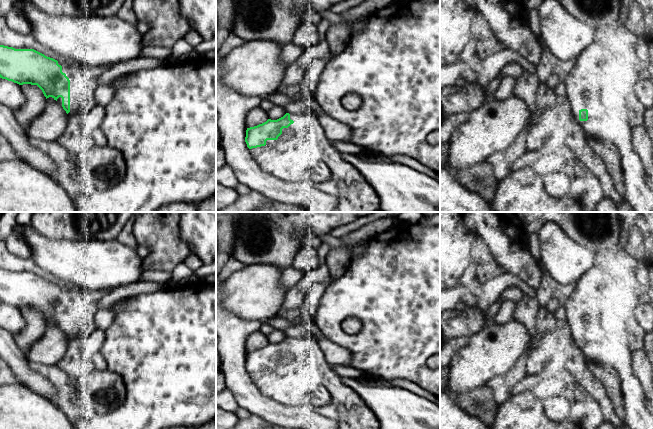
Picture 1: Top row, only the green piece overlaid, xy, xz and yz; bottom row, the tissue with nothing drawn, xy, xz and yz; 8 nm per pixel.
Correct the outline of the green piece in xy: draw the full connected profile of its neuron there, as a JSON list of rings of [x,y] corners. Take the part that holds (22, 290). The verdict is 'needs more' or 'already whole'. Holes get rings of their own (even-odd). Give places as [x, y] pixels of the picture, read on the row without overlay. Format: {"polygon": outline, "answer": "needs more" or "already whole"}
{"polygon": [[[0,269],[0,302],[19,309],[37,309],[46,323],[52,321],[56,324],[68,340],[82,338],[96,329],[94,317],[99,311],[97,298],[80,287],[67,289],[34,273],[15,273]]], "answer": "needs more"}

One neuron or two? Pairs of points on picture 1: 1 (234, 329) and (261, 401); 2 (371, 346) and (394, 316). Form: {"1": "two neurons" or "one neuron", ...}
{"1": "one neuron", "2": "one neuron"}

